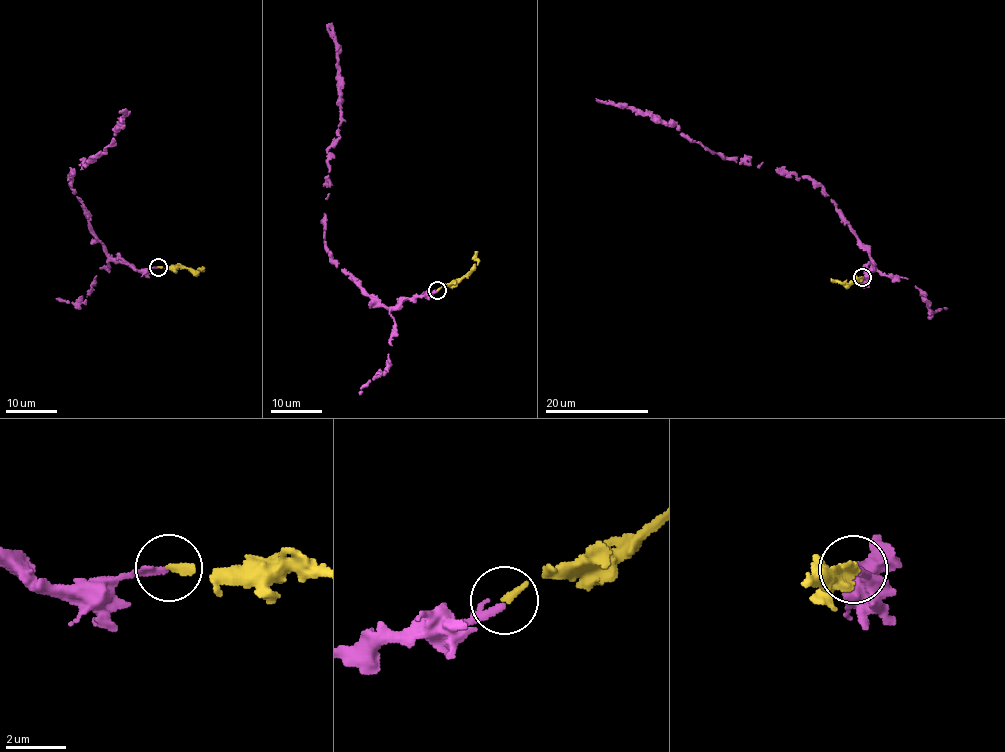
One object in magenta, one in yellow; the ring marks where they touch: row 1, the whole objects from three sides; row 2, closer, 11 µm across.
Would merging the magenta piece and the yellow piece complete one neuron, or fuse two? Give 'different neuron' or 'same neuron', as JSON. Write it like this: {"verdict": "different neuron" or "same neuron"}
{"verdict": "same neuron"}

